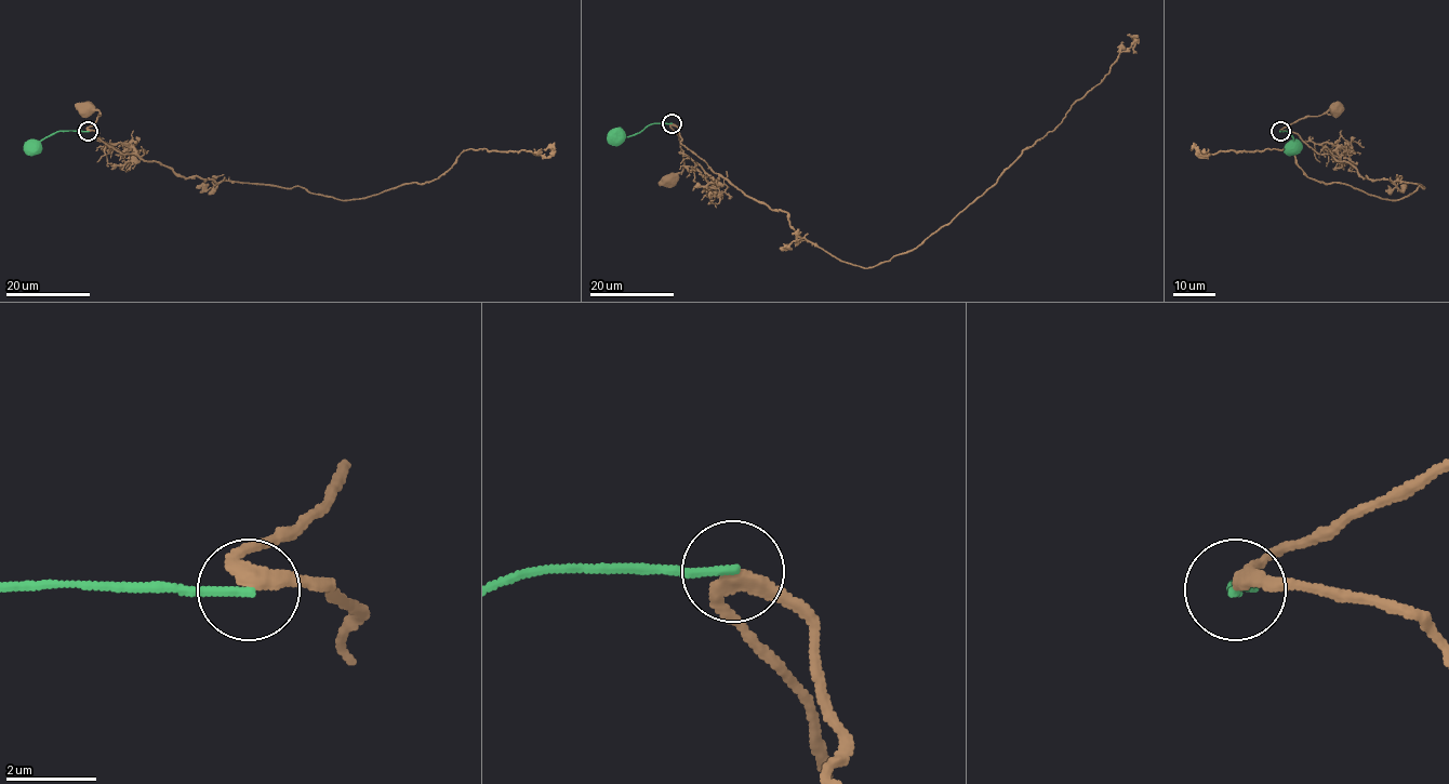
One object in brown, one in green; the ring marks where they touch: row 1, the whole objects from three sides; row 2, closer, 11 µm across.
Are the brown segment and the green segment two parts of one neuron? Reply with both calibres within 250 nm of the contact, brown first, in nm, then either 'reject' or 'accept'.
320/190 nm | reject

